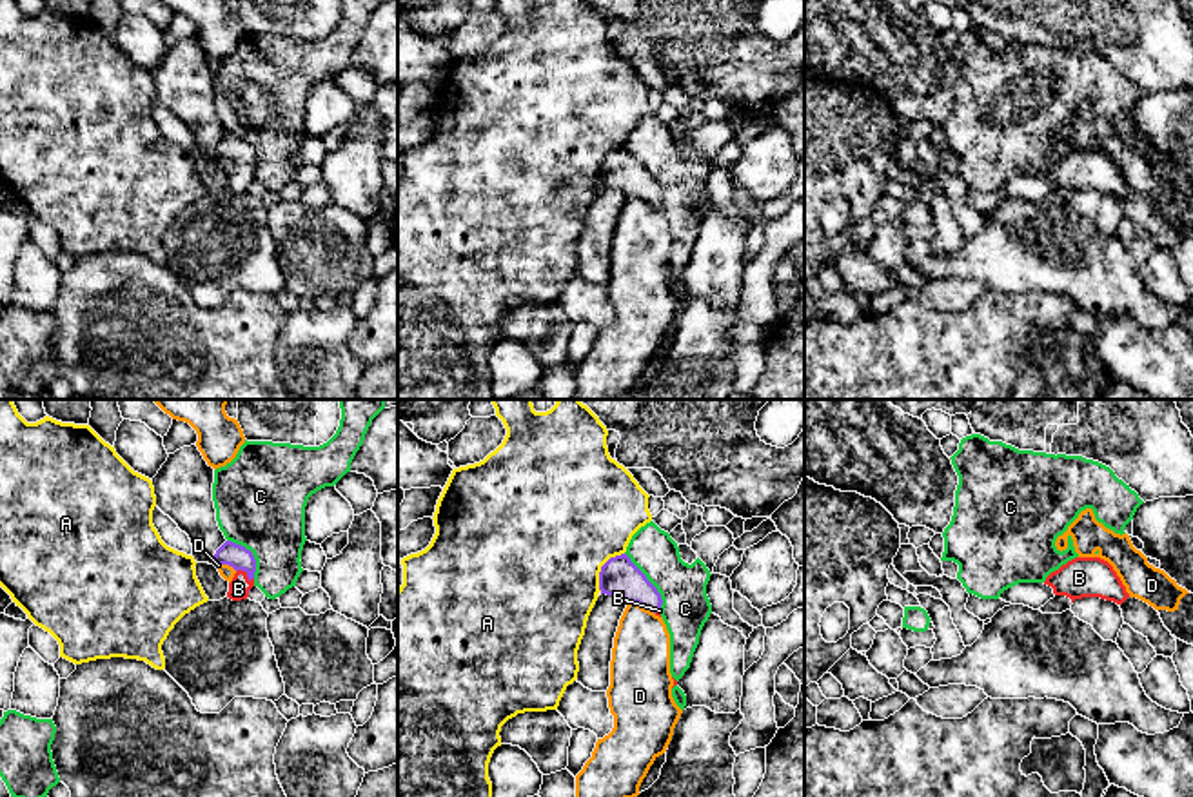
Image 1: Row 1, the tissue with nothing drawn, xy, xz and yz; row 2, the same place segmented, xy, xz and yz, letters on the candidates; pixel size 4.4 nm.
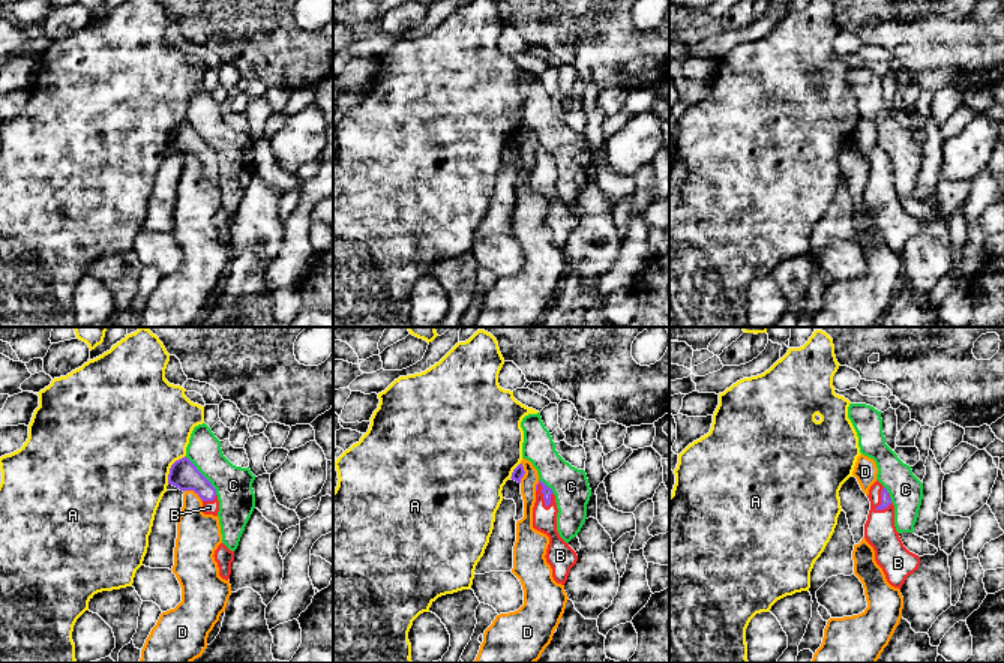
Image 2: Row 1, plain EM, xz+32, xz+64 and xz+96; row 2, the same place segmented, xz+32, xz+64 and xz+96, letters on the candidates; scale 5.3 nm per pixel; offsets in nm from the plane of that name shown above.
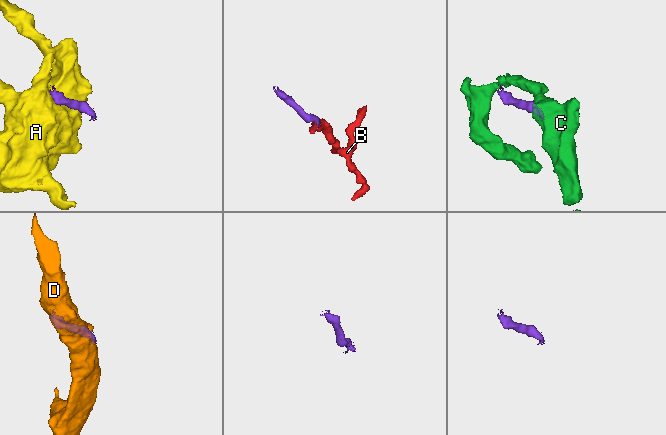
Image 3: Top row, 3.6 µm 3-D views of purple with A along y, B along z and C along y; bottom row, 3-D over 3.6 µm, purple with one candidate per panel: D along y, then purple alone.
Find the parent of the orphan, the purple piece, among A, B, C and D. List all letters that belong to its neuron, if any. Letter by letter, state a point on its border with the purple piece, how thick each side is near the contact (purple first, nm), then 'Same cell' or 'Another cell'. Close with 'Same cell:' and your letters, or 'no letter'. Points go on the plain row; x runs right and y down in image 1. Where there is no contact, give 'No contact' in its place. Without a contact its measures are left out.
A: Touches purple at xz (601, 162). Thickness 170 nm (purple) against 500 nm. Another cell
B: Touches purple at xy (247, 167). Thickness 110 nm (purple) against 100 nm. Same cell
C: Touches purple at xz (649, 175). Thickness 170 nm (purple) against 220 nm. Another cell
D: Touches purple at xz (641, 198). Thickness 170 nm (purple) against 260 nm. Another cell
Same cell: B

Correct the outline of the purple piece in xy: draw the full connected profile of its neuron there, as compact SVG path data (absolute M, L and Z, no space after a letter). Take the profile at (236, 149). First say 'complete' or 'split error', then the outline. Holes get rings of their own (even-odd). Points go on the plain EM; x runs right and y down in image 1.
split error; M225 134L214 147L214 160L229 158L236 163L229 176L227 191L242 194L249 191L249 183L254 180L256 153L251 143L232 134Z

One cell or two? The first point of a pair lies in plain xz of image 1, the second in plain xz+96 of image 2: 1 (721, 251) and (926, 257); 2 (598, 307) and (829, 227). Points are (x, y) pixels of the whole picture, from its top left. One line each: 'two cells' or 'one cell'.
1: one cell
2: two cells

